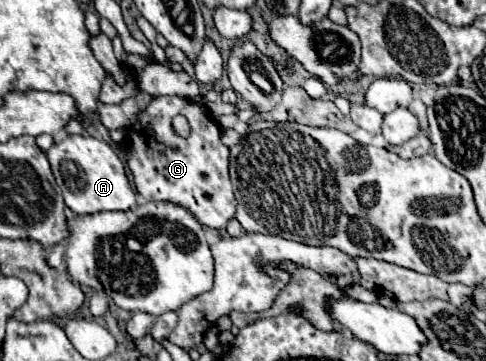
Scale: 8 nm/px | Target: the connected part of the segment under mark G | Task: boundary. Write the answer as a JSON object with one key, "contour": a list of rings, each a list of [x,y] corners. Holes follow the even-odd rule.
{"contour":[[[152,97],[152,101],[138,111],[136,121],[128,129],[124,149],[126,149],[126,163],[134,175],[134,187],[138,195],[142,195],[146,201],[172,201],[172,203],[184,205],[196,215],[196,219],[202,225],[212,229],[226,229],[228,221],[234,217],[234,211],[236,211],[236,199],[228,177],[230,149],[222,143],[222,131],[216,119],[208,117],[208,111],[200,103],[184,97]],[[178,113],[188,117],[188,123],[190,123],[188,139],[182,139],[172,131],[170,121]]]}

